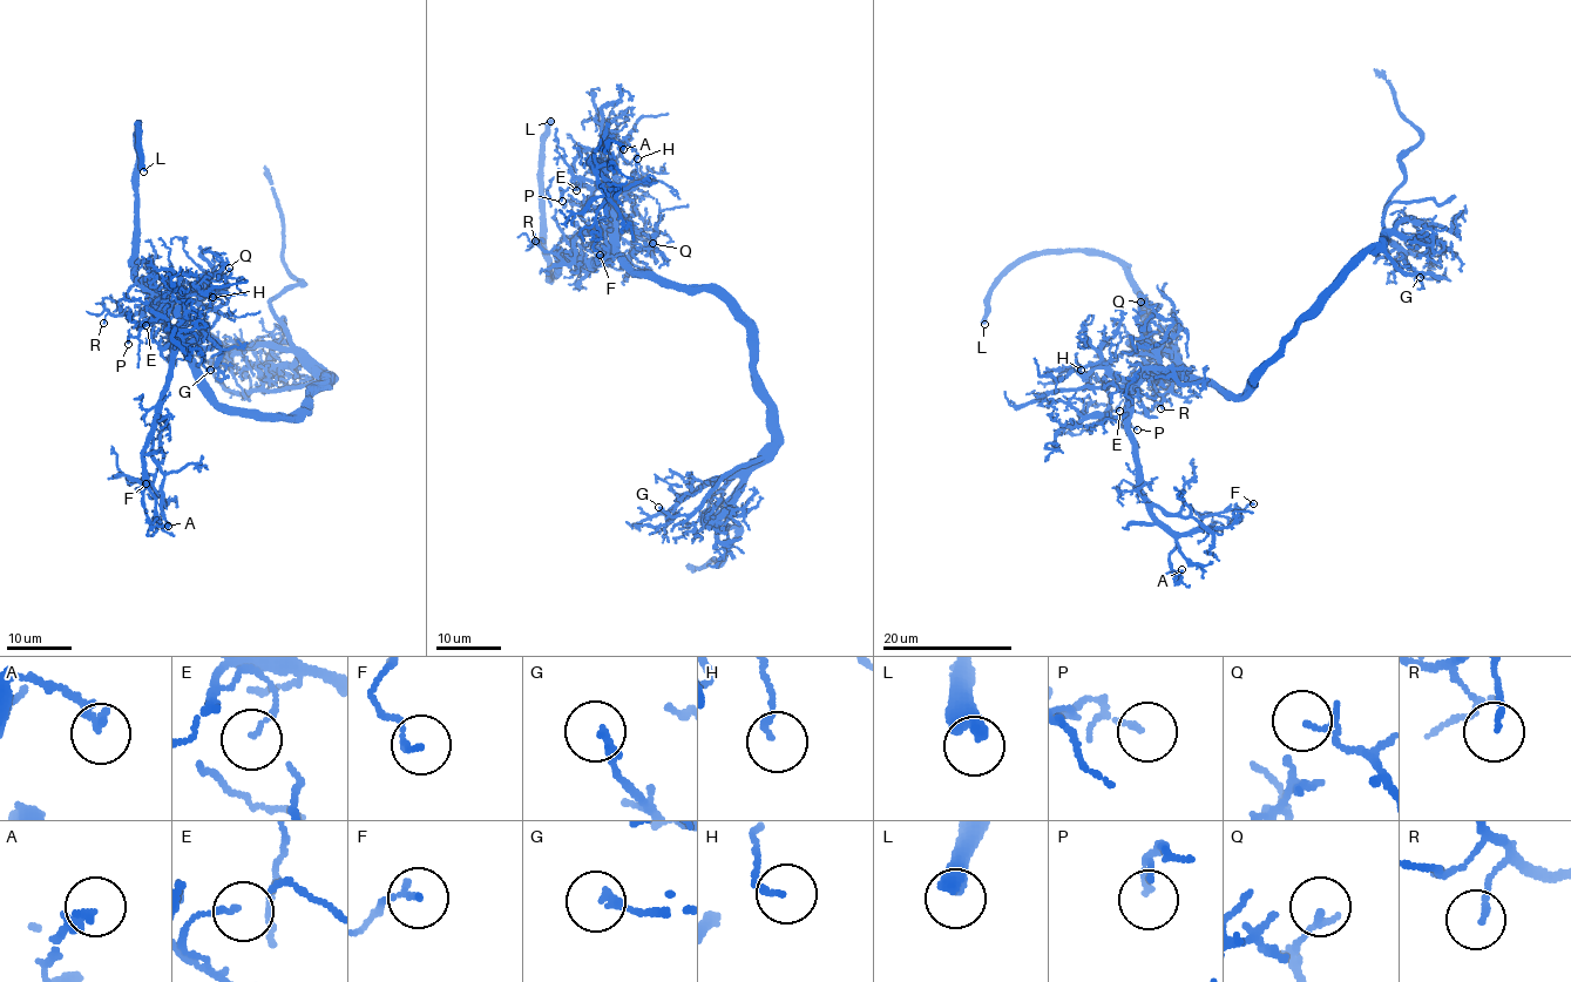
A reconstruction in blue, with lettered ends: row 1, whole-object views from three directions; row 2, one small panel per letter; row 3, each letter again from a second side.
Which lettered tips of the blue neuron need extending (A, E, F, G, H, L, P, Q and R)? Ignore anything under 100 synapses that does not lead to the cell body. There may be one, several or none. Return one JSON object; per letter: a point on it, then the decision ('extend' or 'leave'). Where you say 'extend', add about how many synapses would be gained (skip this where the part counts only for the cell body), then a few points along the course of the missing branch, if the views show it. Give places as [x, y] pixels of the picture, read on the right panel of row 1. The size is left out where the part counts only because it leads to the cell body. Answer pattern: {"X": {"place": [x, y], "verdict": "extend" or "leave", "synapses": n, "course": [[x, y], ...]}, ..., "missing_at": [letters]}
{"A": {"place": [1182, 569], "verdict": "leave"}, "E": {"place": [1119, 411], "verdict": "leave"}, "F": {"place": [1253, 503], "verdict": "leave"}, "G": {"place": [1420, 277], "verdict": "leave"}, "H": {"place": [1081, 370], "verdict": "leave"}, "L": {"place": [984, 324], "verdict": "extend", "synapses": 600}, "P": {"place": [1137, 429], "verdict": "leave"}, "Q": {"place": [1140, 302], "verdict": "leave"}, "R": {"place": [1160, 408], "verdict": "leave"}, "missing_at": ["L"]}

